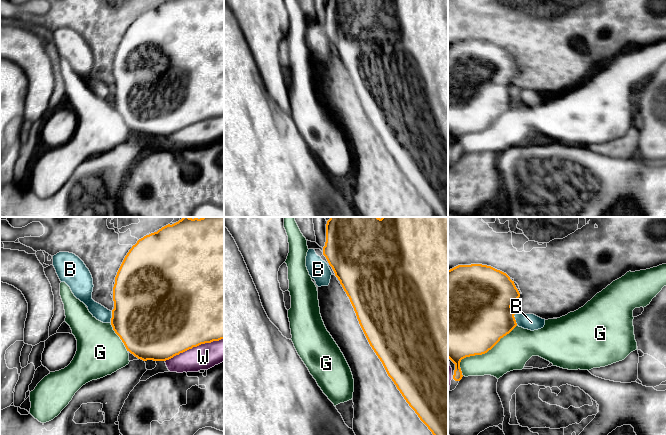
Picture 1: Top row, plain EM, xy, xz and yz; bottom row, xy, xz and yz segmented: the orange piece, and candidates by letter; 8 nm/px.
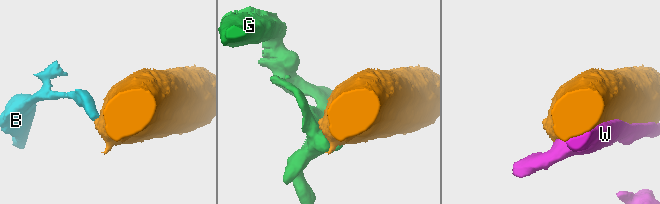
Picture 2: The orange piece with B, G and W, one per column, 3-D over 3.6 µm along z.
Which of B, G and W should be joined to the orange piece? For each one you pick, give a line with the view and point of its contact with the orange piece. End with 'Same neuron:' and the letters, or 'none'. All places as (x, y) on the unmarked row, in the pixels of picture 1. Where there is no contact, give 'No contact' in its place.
B: Touches orange at xy (112, 93)
Same neuron: B

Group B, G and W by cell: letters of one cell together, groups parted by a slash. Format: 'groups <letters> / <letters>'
groups B / G W

